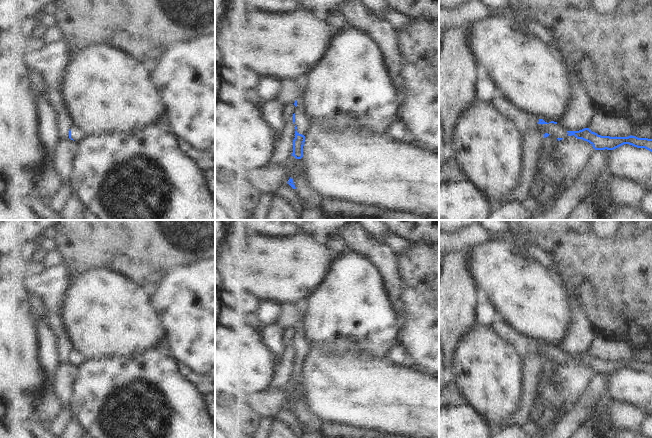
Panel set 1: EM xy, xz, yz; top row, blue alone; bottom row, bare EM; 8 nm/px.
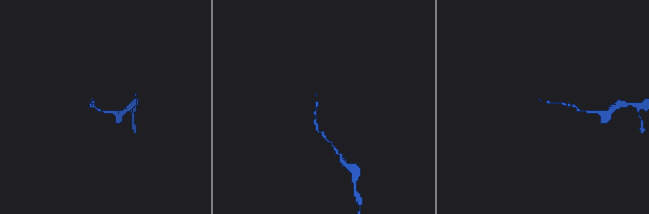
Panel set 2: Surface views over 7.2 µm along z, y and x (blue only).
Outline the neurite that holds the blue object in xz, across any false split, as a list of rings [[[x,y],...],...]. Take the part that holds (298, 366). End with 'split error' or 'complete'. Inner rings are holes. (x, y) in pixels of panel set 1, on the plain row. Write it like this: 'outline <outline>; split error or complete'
outline [[[302,318],[294,327],[296,330],[293,338],[293,346],[295,348],[295,362],[293,364],[293,377],[296,383],[303,381],[303,370],[305,366],[305,359],[309,355],[311,349],[311,341],[307,337],[306,319]]]; split error

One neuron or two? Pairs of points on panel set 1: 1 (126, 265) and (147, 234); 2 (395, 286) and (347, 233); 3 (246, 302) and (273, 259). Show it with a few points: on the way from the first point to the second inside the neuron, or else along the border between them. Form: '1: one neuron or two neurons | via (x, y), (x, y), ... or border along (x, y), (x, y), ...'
1: one neuron | via (134, 257), (143, 248), (143, 242)
2: one neuron | via (391, 271), (390, 267), (362, 240)
3: two neurons | border along (229, 291), (253, 292), (261, 300)

